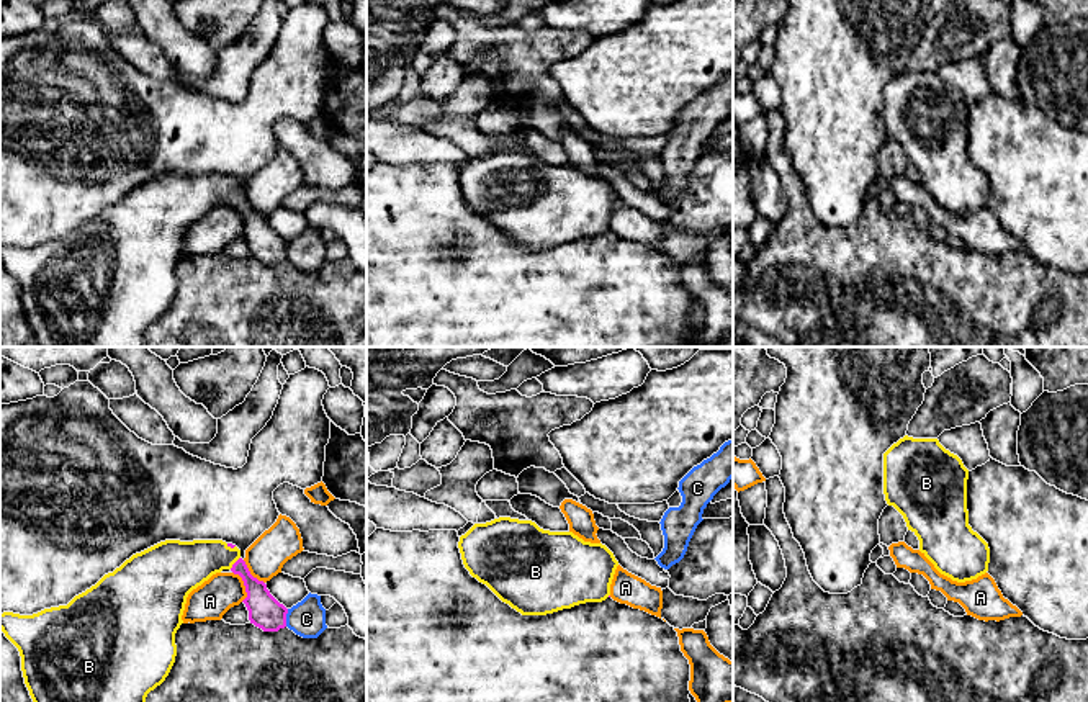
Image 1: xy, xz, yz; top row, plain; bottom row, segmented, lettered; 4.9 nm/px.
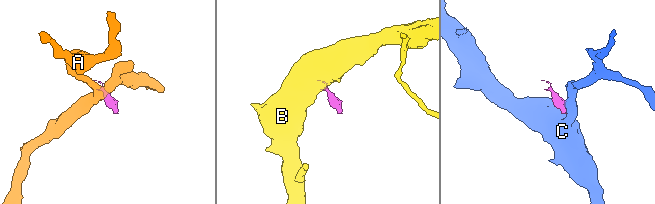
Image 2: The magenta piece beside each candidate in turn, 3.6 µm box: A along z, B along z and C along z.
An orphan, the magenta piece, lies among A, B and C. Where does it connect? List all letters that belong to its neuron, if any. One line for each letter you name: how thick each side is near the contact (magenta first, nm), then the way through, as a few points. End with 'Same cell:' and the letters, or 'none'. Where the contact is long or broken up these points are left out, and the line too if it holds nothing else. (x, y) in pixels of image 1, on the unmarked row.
B: 150 nm thick on the magenta side, 240 nm on the other; runs through xy (262, 239), (257, 224), (234, 197), (193, 195), (184, 198)
Same cell: B

